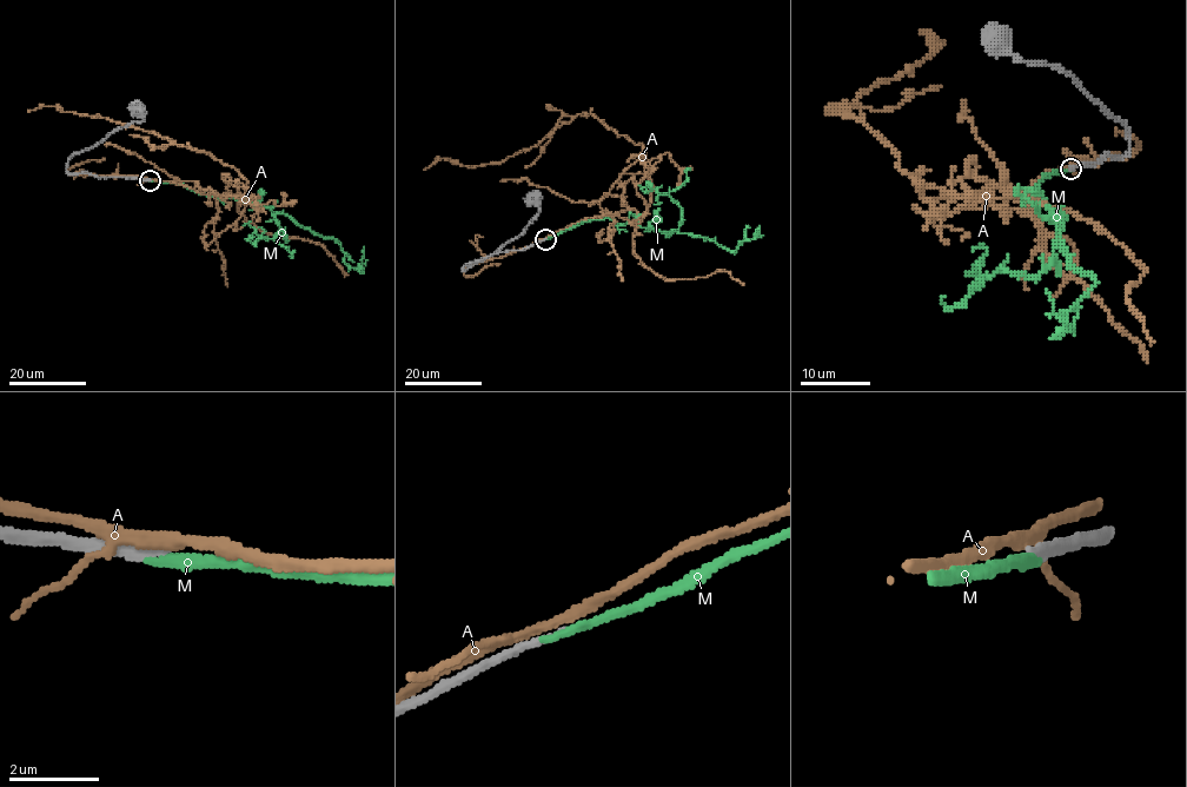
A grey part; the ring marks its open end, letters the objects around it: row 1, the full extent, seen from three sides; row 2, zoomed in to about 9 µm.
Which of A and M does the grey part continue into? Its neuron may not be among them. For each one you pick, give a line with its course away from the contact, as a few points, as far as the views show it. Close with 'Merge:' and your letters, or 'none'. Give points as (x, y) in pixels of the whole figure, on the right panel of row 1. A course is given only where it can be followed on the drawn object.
M: via (1071, 169), (1036, 186), (1043, 204), (1022, 200), (1052, 211), (1066, 257), (1092, 276), (1073, 326), (1046, 288)
Merge: M

